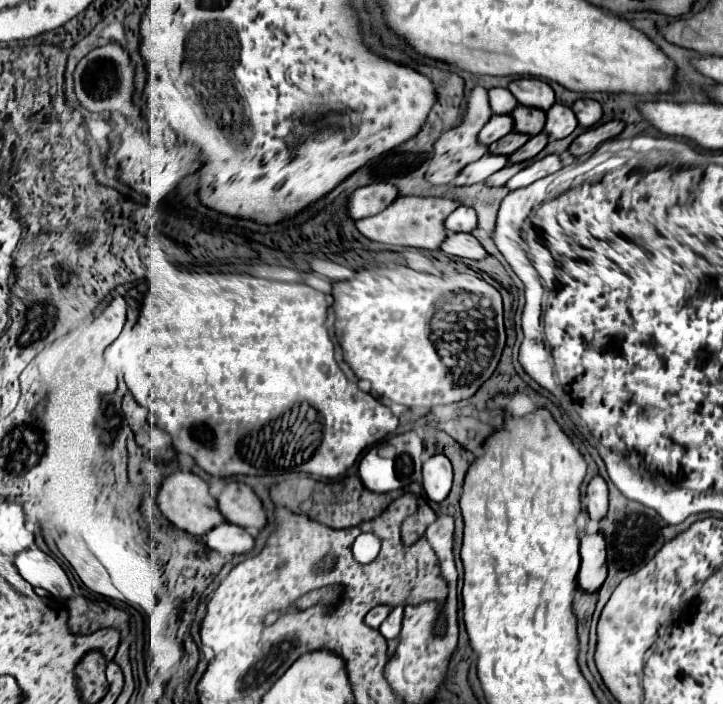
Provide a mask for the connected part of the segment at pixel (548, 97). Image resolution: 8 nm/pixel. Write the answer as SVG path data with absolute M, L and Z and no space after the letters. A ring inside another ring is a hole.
M520 78L508 84L508 90L522 106L532 106L540 110L548 110L554 104L554 90L538 78Z

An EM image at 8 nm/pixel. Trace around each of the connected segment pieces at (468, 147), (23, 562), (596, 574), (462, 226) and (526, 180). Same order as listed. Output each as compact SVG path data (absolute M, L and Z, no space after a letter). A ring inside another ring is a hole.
M480 86L472 88L470 92L470 98L468 98L468 104L464 108L464 116L460 120L460 124L456 124L454 128L442 132L436 140L434 140L434 150L428 158L428 170L424 174L424 178L430 182L430 184L448 184L456 172L460 172L458 168L472 162L472 160L478 160L482 154L488 152L486 146L478 144L476 142L476 132L480 132L482 124L492 116L492 110L488 108L488 92Z
M32 546L16 556L18 572L24 580L28 580L32 586L40 586L52 596L70 598L72 596L72 584L62 570L62 566L48 554L44 554L40 548Z
M584 532L580 536L580 556L582 568L578 574L578 584L586 592L600 590L606 578L606 540L604 534L598 532Z
M460 206L446 218L444 228L448 232L472 232L472 228L476 228L476 212L468 206Z
M544 156L544 158L532 158L532 160L526 160L522 164L524 168L514 174L504 186L508 190L516 190L516 188L524 188L524 186L530 186L532 182L556 172L562 168L562 162L560 162L560 156Z

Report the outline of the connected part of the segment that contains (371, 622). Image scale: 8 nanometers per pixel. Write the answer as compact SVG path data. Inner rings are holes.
M378 606L378 610L370 610L368 614L366 614L366 626L370 626L370 628L378 628L380 624L382 624L382 620L388 616L388 612L390 612L390 606Z

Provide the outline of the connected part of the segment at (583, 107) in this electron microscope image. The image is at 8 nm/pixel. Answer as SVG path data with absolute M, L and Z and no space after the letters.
M580 98L572 104L572 112L576 114L576 120L582 128L590 128L594 126L600 118L602 118L602 108L596 100L590 98Z

